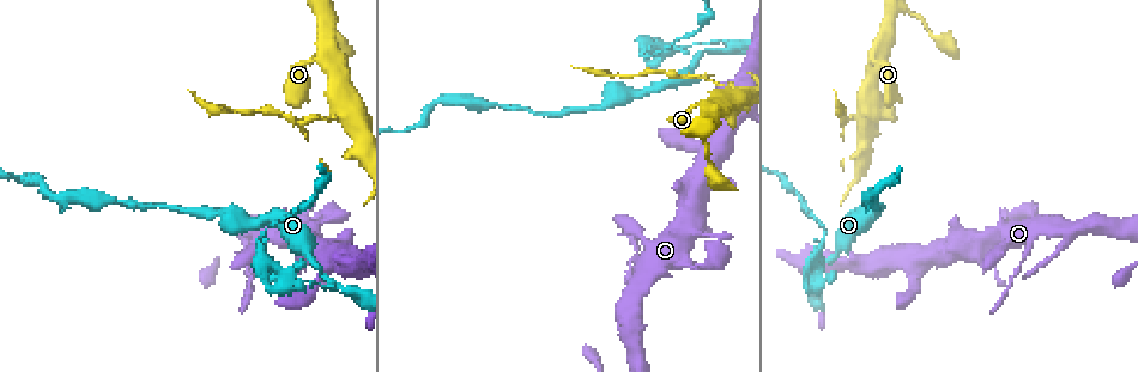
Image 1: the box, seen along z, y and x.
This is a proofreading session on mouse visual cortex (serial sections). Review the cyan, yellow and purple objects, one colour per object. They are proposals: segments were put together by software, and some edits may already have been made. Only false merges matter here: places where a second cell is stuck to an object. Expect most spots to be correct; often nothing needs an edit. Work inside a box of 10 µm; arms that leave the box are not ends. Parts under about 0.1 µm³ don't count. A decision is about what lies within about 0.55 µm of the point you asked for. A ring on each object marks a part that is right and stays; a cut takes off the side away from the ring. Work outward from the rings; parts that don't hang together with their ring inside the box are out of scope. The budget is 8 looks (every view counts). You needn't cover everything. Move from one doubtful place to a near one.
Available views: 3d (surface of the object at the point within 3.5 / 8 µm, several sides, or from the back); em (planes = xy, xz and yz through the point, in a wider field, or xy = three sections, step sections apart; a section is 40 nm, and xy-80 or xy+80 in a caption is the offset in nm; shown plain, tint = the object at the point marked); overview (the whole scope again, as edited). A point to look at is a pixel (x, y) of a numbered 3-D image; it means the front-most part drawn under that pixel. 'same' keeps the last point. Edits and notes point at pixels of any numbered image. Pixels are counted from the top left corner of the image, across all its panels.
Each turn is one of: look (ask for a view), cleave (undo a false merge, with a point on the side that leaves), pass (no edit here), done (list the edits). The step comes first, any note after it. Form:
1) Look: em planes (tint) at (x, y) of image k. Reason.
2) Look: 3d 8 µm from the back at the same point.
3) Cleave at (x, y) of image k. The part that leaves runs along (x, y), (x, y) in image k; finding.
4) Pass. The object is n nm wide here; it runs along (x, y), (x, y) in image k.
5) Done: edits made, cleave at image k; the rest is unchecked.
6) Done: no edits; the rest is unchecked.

Look: 3d 3.5 µm at (315, 217) of image 1.

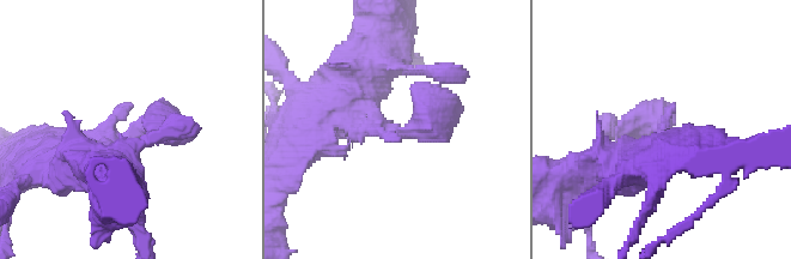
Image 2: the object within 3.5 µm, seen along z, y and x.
Look: em xy step 2 (tint) at (133, 132) of image 2. Need the tissue.

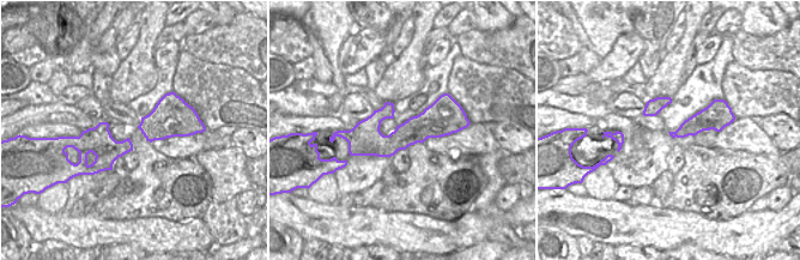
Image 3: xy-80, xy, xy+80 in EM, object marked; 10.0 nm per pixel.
Pass. It runs along (454, 127), (351, 141) in image 3; all the same cell.

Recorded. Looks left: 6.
Look: 3d 3.5 µm at (868, 198) of image 1. Abrupt turn.

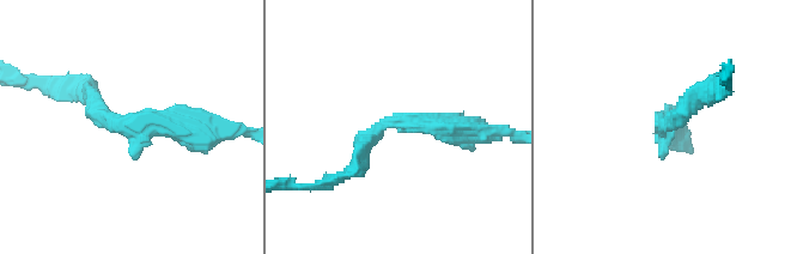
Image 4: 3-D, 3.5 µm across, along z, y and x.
Pass. It runs along (461, 129), (388, 120), (340, 175) in image 4; one cell here.

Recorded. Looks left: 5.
Look: 3d 3.5 µm at (349, 291) of image 1. Arms run side by side.

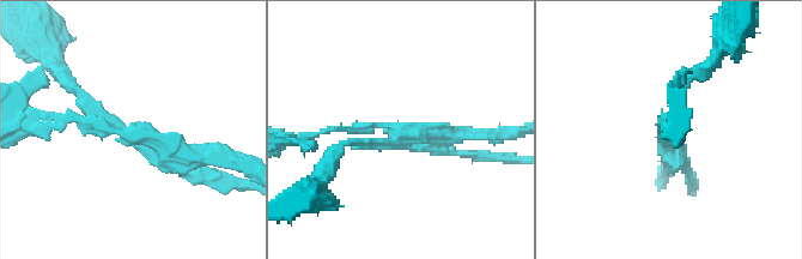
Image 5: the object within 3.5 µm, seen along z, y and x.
Look: em xy step 3 (tint) at (398, 131) of image 5. 3 arms meet here; the arms are 100, 100, 200 nm wide; now the EM.

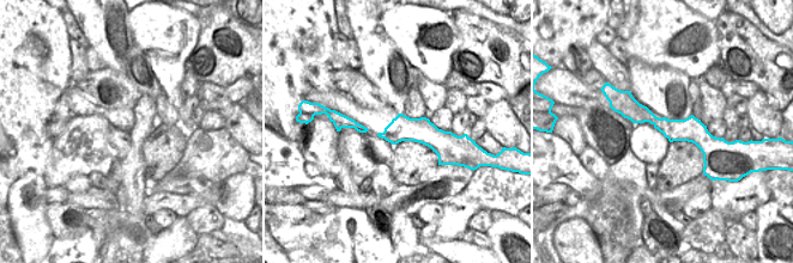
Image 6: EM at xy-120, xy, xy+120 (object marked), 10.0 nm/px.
Cleave at (214, 149) of image 5. A border runs along (637, 103), (643, 111), (645, 121) in image 6; two cells meet here.

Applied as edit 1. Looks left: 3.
Done: edits made, cleave at image 5; the rest is unchecked.

